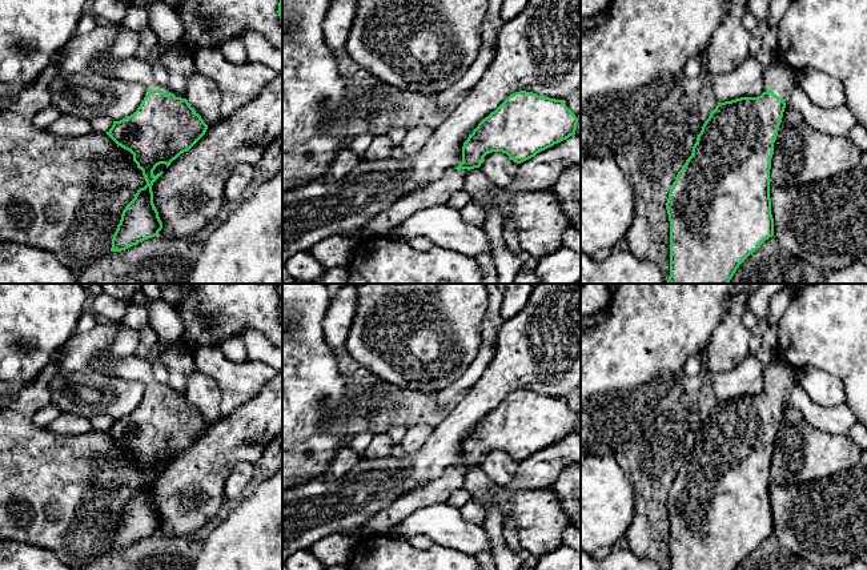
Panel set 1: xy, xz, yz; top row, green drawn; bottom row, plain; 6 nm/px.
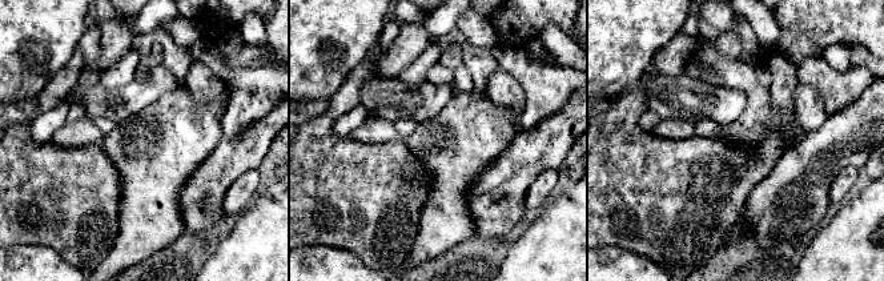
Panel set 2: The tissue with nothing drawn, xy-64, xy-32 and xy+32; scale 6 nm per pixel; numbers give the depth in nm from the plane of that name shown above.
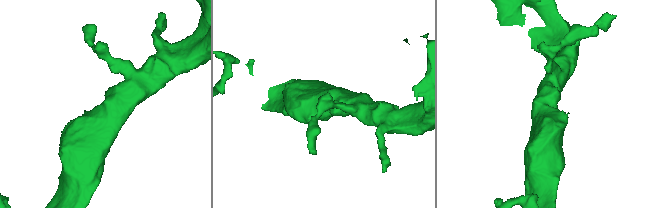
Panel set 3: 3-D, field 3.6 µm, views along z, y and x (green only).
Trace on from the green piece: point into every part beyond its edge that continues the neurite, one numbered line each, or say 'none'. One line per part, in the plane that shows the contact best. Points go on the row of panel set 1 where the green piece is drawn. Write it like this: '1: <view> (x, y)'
1: xy (132, 69)

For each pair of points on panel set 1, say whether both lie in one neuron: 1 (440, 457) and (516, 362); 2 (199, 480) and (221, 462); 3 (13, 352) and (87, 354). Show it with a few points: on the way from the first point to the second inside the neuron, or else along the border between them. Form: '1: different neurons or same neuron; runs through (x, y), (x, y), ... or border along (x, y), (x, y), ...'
1: same neuron; runs through (450, 433), (493, 386)
2: same neuron; runs through (204, 474), (216, 462)
3: different neurons; border along (75, 330), (52, 358)

